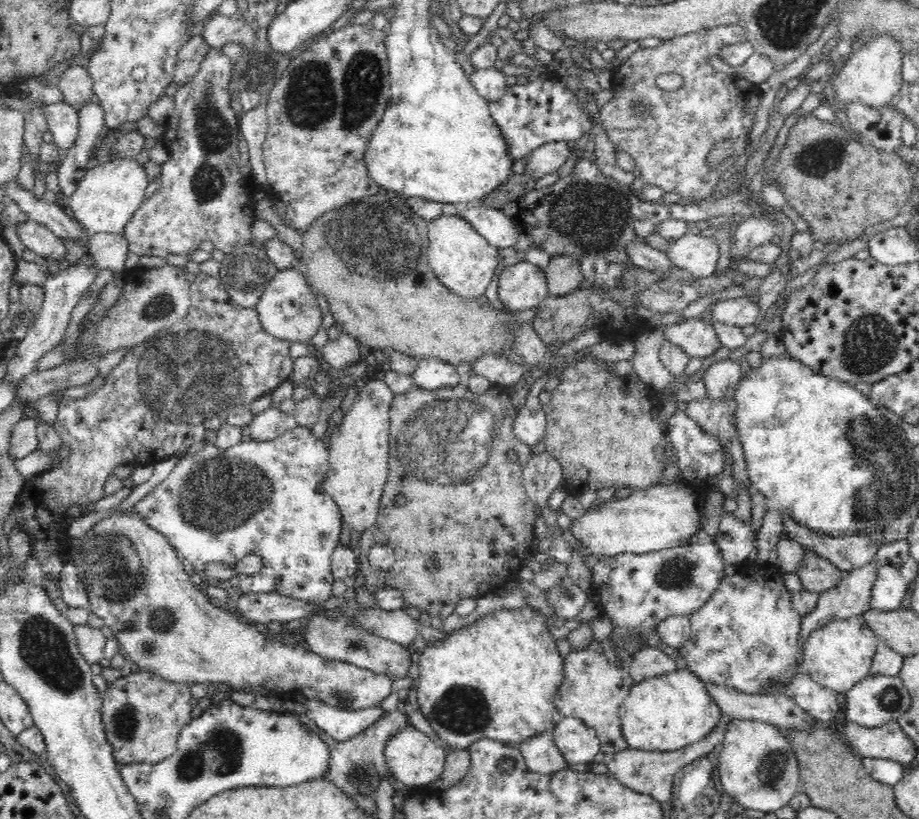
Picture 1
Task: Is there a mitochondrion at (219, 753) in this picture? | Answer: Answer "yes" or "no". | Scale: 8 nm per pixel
yes

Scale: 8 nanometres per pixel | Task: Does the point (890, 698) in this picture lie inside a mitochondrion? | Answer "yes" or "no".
yes

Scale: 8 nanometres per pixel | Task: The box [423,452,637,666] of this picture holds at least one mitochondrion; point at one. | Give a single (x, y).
(567, 593)

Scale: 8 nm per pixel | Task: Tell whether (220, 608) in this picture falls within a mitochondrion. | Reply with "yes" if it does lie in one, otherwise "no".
no

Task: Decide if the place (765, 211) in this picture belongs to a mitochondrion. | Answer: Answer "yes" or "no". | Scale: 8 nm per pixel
no

